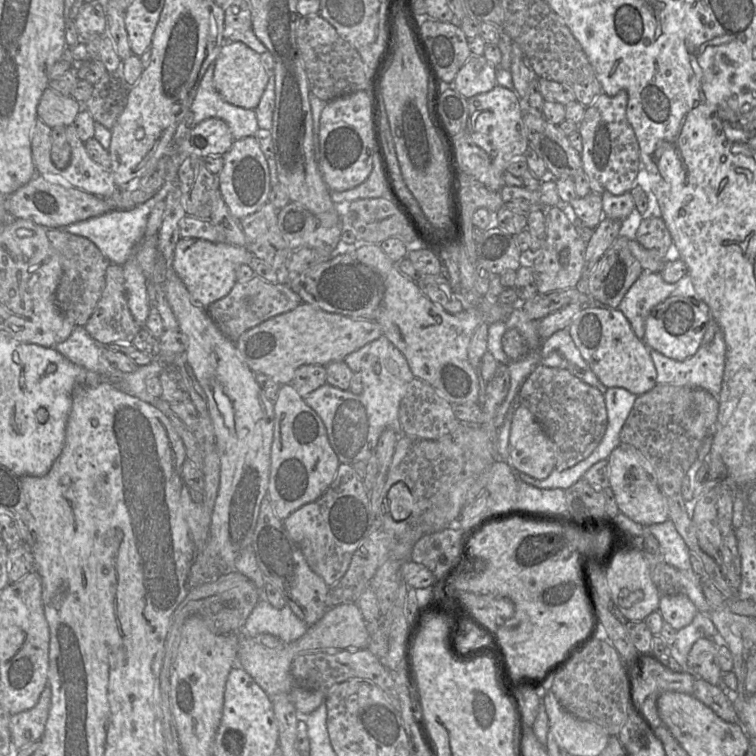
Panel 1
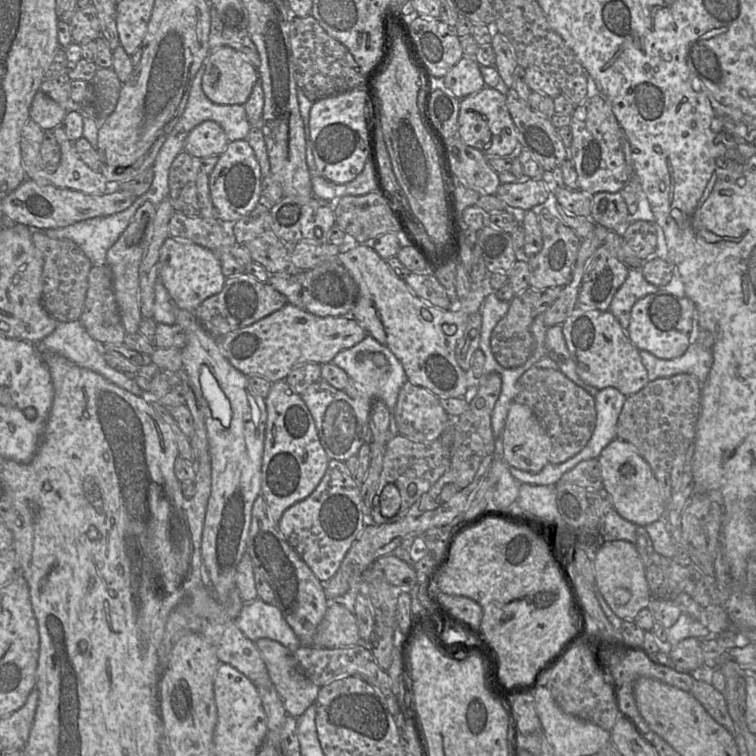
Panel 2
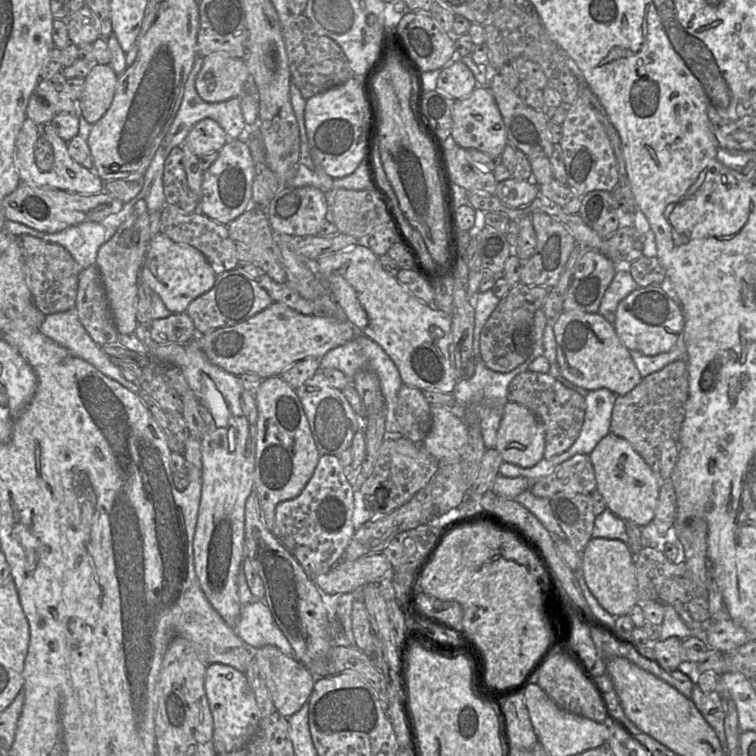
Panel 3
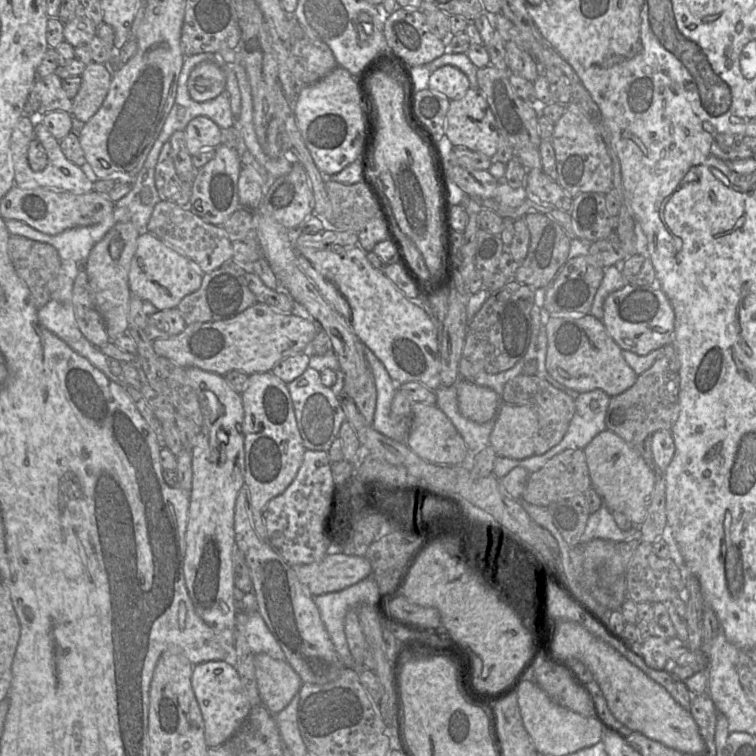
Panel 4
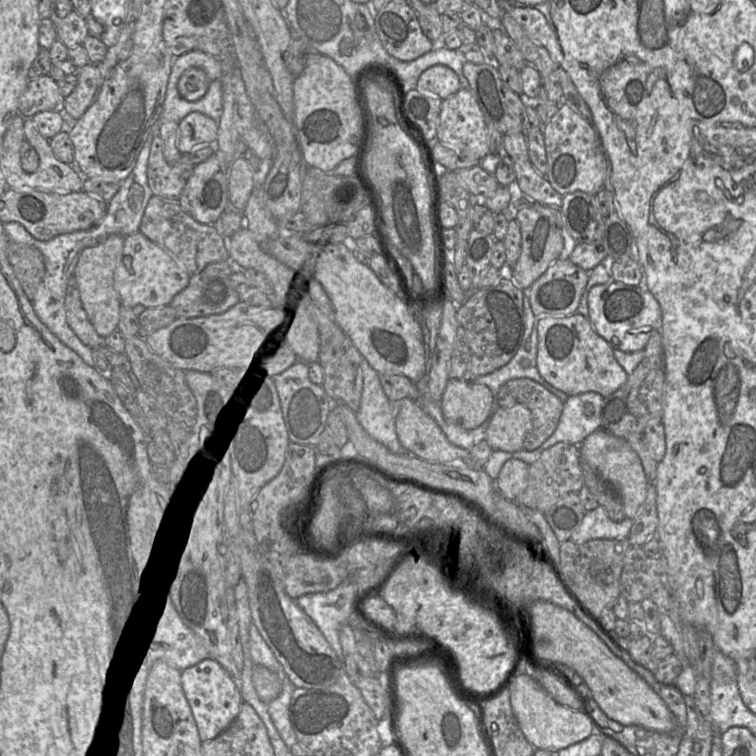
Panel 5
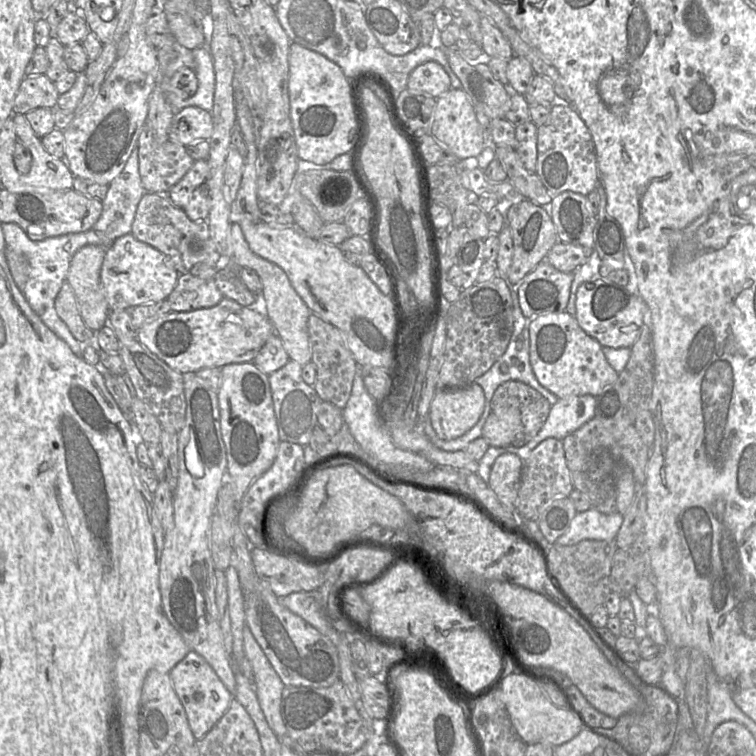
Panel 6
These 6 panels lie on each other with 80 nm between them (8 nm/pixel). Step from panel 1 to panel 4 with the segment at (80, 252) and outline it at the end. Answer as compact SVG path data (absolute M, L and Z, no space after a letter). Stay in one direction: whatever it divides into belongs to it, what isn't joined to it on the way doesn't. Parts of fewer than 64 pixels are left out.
M10 236L8 252L18 276L28 287L36 309L46 305L58 287L60 258L47 243Z

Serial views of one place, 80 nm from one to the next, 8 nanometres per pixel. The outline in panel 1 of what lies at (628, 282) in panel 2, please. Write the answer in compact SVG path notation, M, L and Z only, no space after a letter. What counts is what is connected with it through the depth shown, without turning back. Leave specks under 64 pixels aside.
M643 270L630 287L618 309L631 324L636 336L643 340L645 321L652 309L667 298L674 296L675 283L664 281L660 273Z

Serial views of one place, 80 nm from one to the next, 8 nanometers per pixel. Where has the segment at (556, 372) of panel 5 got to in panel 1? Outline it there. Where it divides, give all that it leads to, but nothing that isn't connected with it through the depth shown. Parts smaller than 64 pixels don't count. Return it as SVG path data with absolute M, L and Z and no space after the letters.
M590 305L580 311L568 329L583 359L607 388L621 387L639 396L657 385L657 371L649 354L650 347L636 336L630 322L618 308Z

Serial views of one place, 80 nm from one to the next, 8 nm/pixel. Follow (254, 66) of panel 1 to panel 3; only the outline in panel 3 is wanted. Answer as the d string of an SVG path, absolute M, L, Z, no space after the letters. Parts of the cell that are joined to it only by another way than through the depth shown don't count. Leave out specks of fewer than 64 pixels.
M214 52L204 57L195 79L195 87L202 100L216 103L239 97L250 73L242 58L226 52Z

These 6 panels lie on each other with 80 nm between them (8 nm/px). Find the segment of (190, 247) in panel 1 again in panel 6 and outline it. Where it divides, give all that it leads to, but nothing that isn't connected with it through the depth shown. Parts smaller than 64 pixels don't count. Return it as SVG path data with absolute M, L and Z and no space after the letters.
M132 234L119 237L107 247L100 272L110 311L167 300L178 277L179 272L167 263L160 251L137 240Z

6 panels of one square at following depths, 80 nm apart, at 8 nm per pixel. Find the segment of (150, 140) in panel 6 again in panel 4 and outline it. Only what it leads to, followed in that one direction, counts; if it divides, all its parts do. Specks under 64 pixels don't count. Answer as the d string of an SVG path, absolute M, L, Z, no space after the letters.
M183 131L177 132L171 144L163 145L155 167L155 185L161 200L186 207L191 197L191 183L181 179L174 160L179 152L187 151Z

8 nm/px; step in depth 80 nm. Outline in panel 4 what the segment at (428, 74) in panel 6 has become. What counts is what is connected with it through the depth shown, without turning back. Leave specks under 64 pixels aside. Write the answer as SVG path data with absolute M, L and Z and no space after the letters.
M445 65L431 74L428 88L454 100L460 99L466 94L470 88L470 81L457 67Z

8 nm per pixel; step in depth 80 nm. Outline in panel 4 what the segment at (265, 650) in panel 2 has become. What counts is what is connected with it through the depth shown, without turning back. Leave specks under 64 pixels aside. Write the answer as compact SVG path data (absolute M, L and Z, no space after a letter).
M264 653L256 654L254 669L260 700L271 714L287 707L303 685L286 660L276 660Z

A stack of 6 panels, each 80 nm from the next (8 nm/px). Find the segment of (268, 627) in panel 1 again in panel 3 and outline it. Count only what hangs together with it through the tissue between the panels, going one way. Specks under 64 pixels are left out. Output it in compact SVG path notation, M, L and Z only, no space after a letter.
M263 600L242 605L235 629L243 642L253 649L272 645L283 654L293 656L290 643L275 624L271 612Z

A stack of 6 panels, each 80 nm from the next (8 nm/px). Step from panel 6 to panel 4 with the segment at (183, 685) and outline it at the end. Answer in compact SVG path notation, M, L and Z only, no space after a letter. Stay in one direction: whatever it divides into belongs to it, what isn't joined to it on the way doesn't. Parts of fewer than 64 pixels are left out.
M212 660L194 665L191 685L203 717L206 745L218 747L240 728L251 710L242 680L234 666Z

